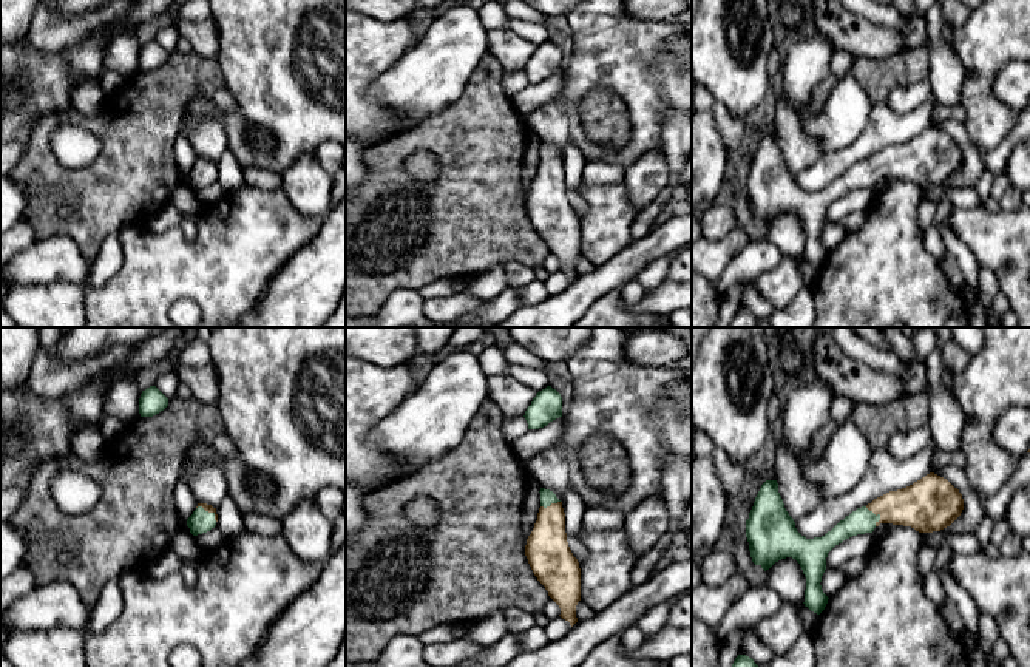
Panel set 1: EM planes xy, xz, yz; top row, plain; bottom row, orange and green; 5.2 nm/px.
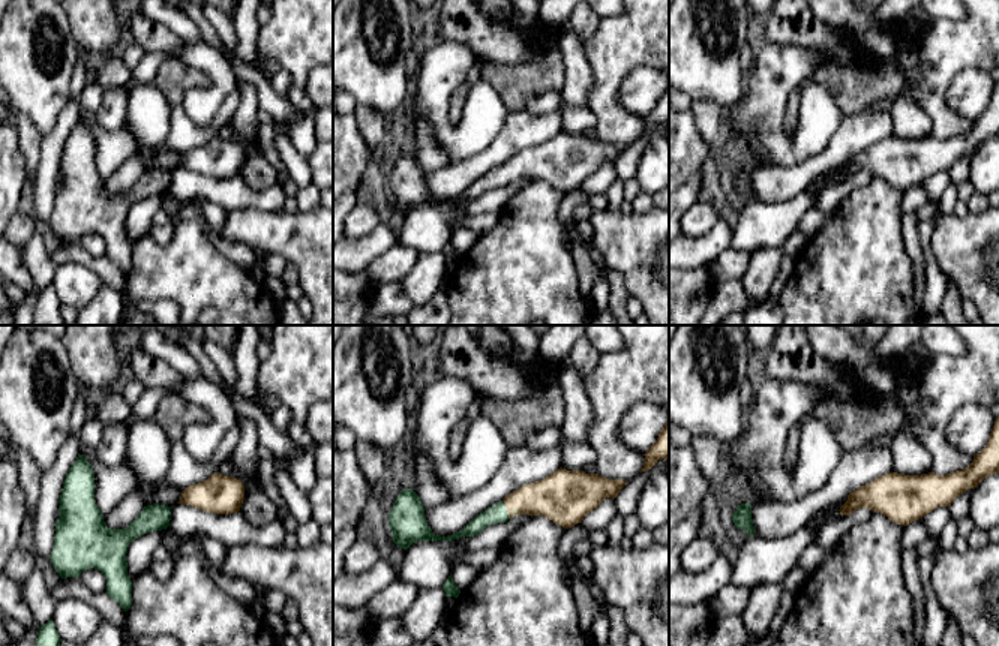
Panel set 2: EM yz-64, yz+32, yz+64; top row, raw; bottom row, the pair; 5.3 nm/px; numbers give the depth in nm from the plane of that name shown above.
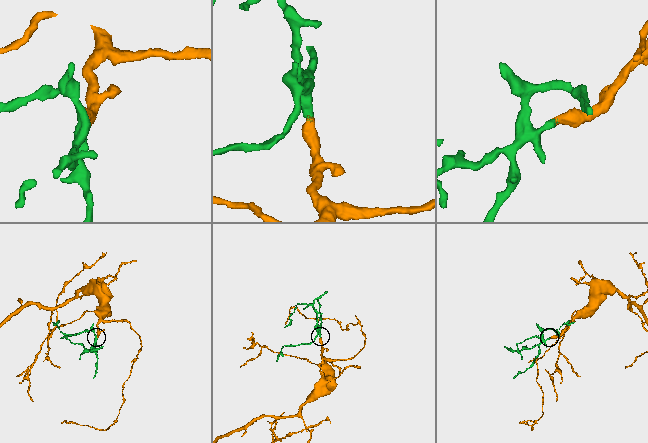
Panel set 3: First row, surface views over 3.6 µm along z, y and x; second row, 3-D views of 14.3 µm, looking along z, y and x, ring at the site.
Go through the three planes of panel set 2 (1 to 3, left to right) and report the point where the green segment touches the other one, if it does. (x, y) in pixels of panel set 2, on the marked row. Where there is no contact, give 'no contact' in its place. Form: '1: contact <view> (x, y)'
1: no contact
2: contact yz+32 (507, 510)
3: no contact

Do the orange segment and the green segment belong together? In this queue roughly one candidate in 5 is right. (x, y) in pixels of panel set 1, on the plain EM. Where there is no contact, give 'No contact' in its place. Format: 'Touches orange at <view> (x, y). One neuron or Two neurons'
Touches orange at yz (877, 167). One neuron

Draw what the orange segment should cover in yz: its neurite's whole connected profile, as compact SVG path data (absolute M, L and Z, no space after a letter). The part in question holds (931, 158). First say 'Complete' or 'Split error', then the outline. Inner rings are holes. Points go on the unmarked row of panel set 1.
Split error. M930 127L913 139L889 145L857 162L822 191L801 190L784 162L777 134L766 134L746 174L752 216L764 225L775 216L795 213L806 232L805 261L820 269L828 250L822 244L828 207L843 195L872 187L880 178L911 181L919 187L940 185L962 167L964 153L947 133Z

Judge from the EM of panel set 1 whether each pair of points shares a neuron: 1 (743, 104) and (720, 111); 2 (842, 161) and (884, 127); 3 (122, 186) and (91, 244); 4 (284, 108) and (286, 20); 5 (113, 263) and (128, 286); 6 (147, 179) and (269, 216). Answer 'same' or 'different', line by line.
1: different
2: same
3: same
4: same
5: different
6: different

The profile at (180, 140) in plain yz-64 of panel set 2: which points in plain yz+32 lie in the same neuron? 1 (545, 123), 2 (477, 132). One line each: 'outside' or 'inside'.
1: inside
2: outside

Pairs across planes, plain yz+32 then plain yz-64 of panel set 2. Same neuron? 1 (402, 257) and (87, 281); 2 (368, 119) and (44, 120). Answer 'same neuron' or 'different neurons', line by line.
1: different neurons
2: different neurons

